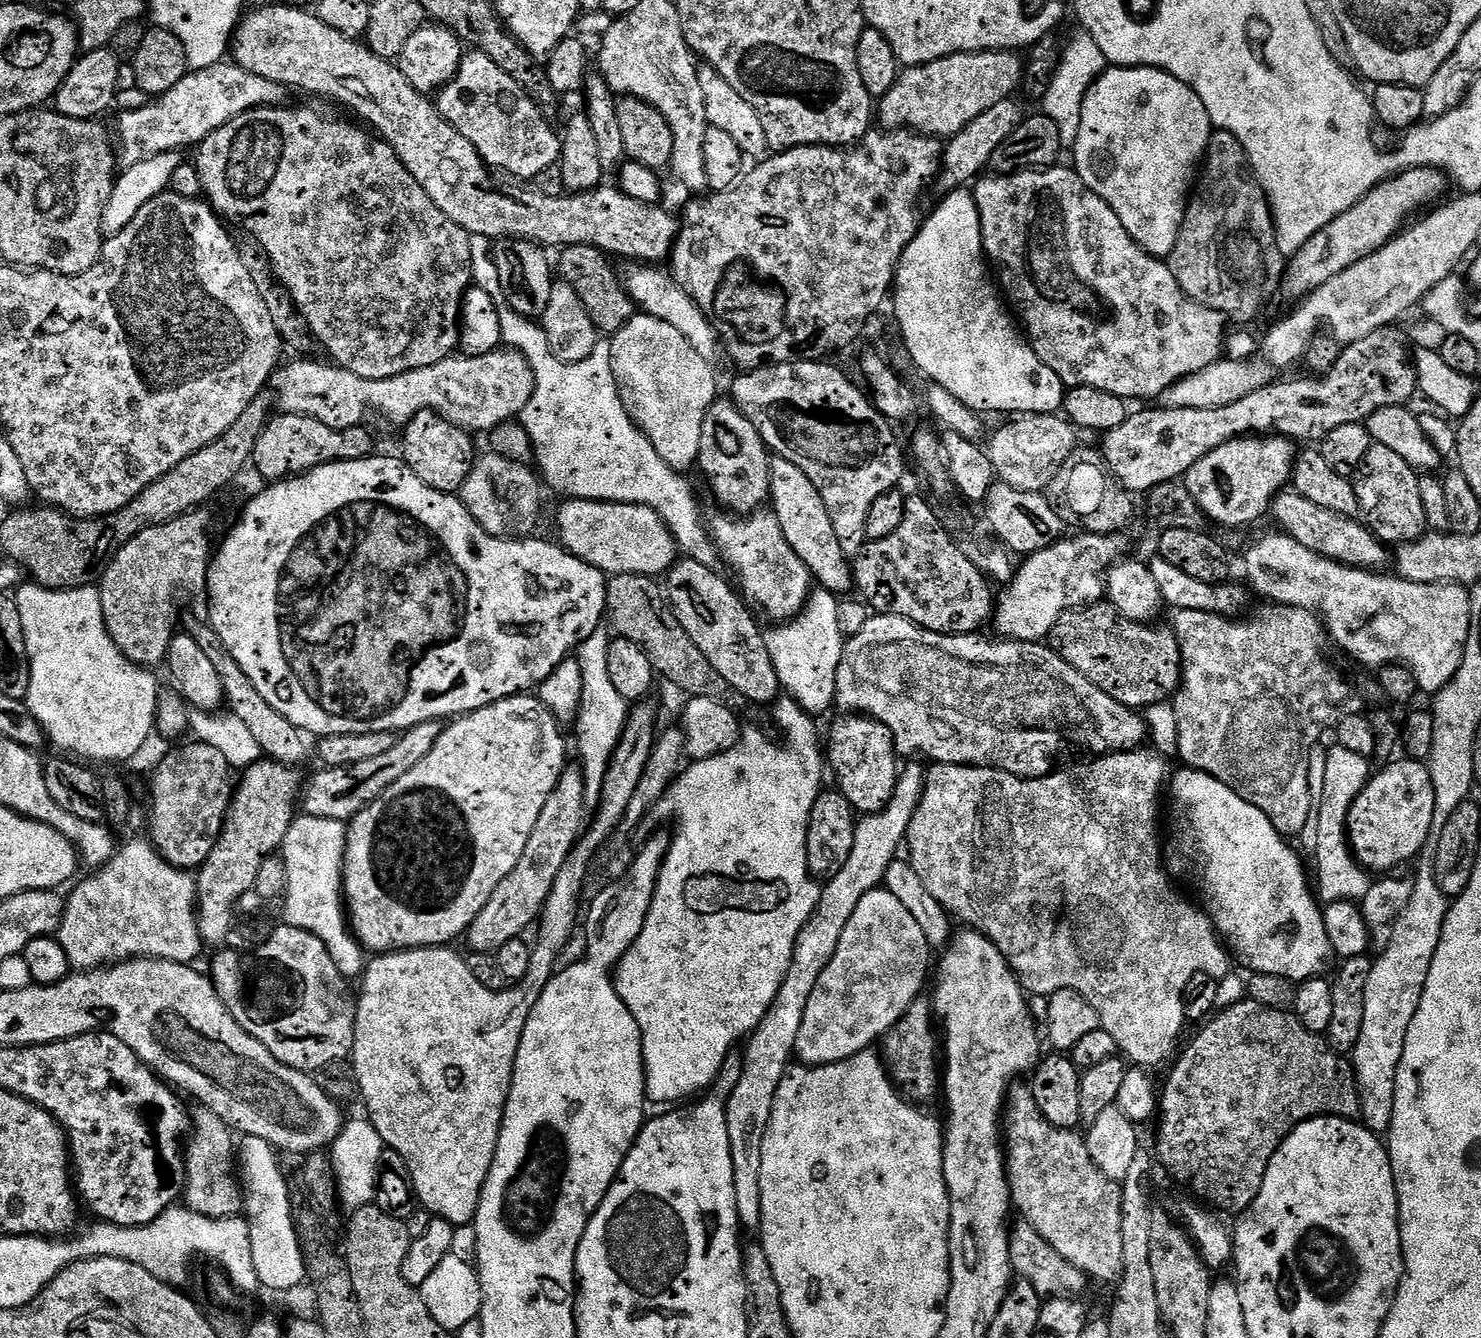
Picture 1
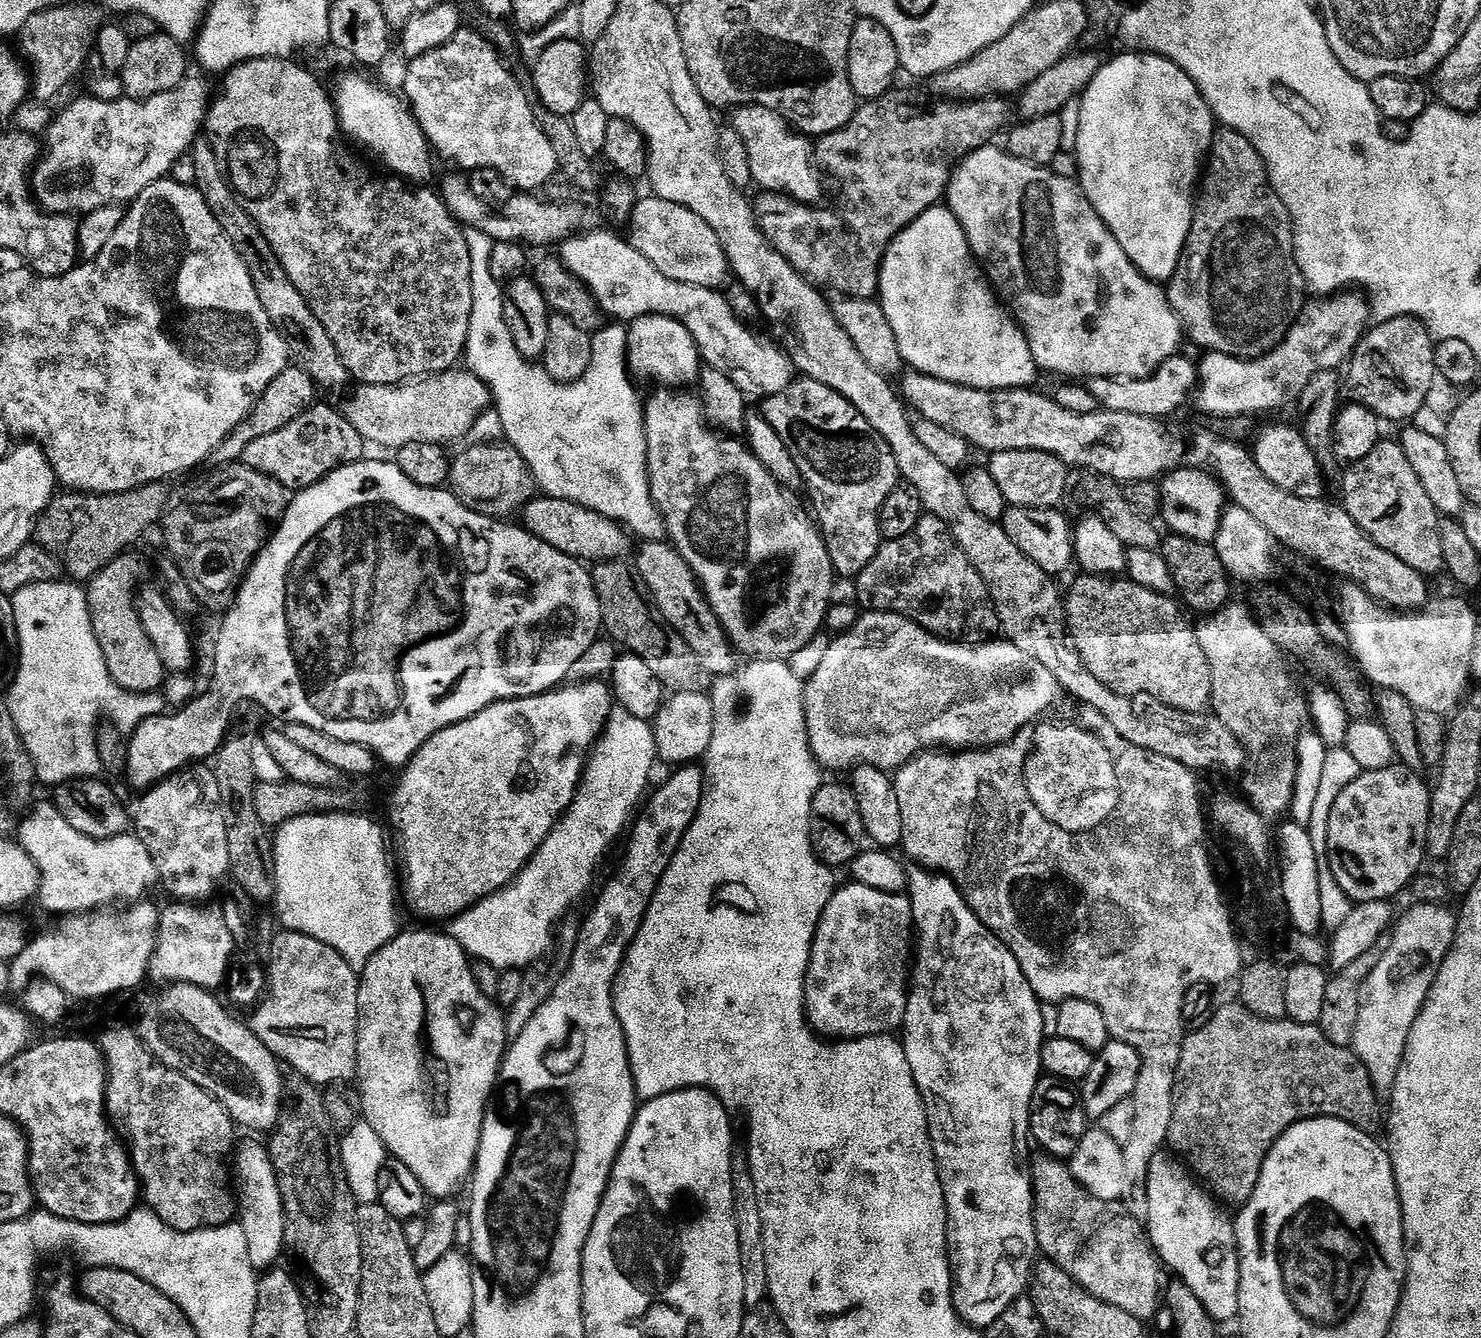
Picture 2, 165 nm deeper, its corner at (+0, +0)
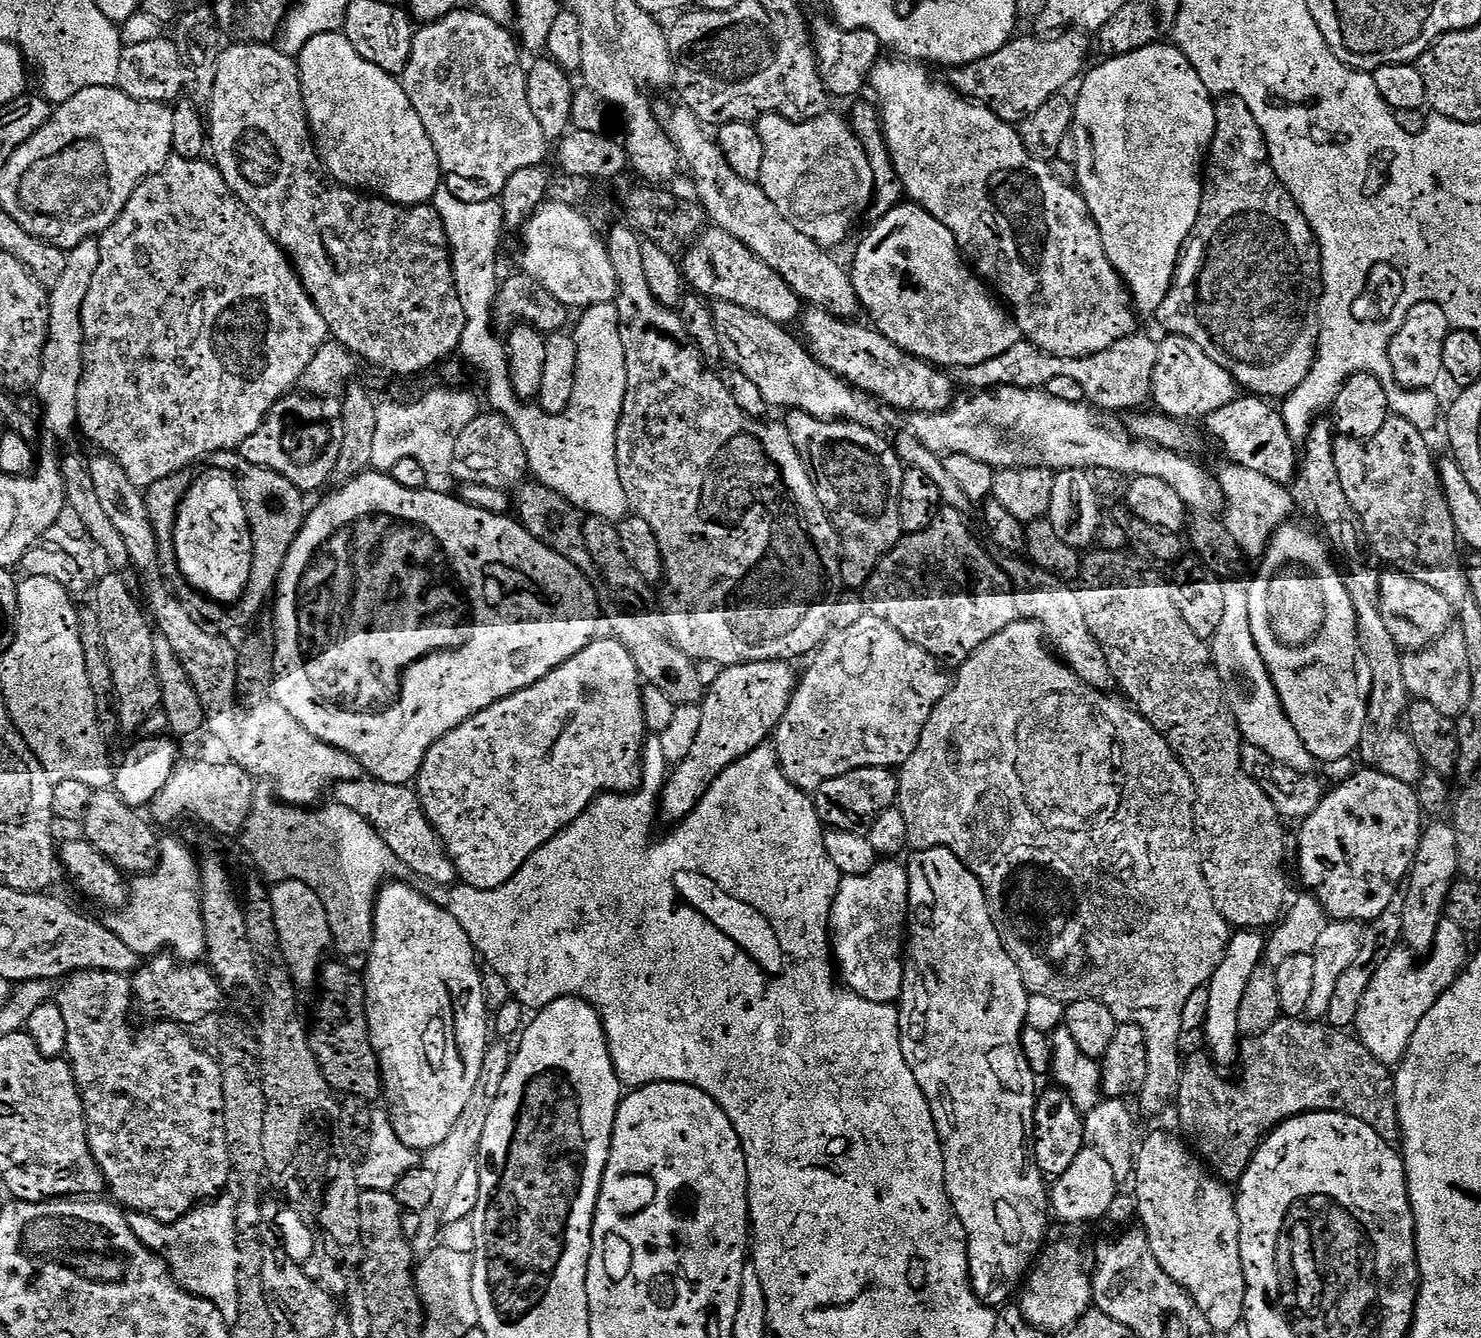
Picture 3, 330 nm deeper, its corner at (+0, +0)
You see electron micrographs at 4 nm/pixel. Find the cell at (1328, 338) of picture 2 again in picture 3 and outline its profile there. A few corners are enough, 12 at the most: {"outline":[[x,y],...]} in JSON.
{"outline":[[1163,337],[1151,399],[1181,422],[1237,399],[1238,385],[1194,342]]}

